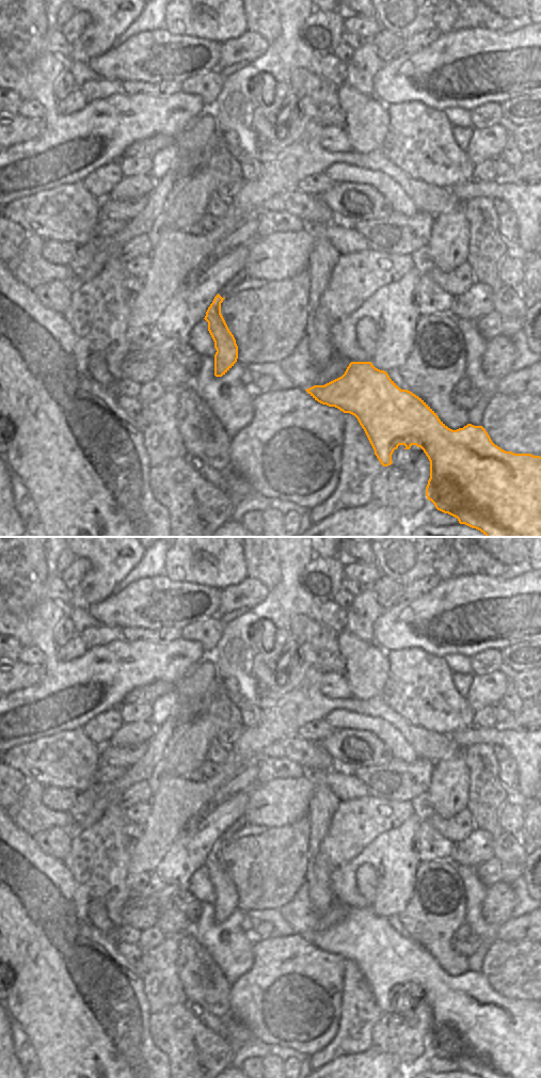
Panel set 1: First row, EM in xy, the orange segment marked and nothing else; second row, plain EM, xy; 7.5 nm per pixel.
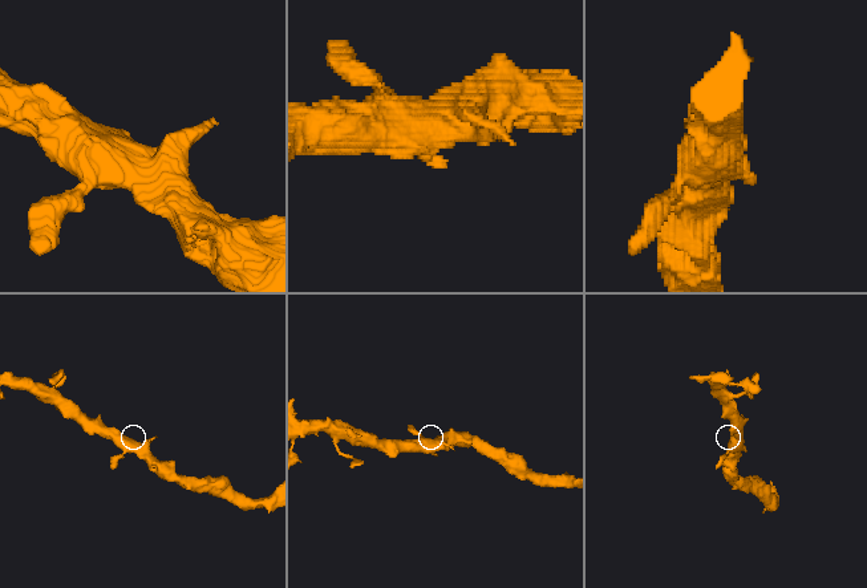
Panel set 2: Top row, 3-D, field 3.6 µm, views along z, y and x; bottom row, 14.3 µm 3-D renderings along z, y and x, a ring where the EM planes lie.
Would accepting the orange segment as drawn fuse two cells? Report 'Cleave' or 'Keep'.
Keep.

